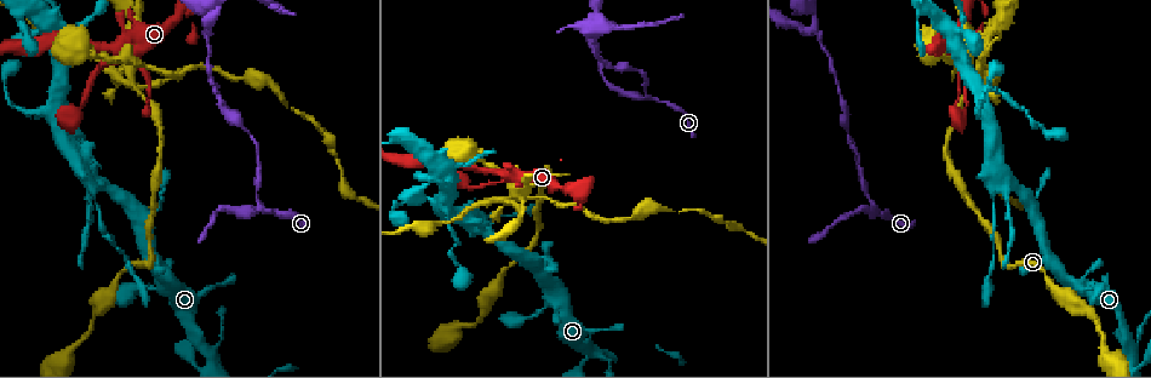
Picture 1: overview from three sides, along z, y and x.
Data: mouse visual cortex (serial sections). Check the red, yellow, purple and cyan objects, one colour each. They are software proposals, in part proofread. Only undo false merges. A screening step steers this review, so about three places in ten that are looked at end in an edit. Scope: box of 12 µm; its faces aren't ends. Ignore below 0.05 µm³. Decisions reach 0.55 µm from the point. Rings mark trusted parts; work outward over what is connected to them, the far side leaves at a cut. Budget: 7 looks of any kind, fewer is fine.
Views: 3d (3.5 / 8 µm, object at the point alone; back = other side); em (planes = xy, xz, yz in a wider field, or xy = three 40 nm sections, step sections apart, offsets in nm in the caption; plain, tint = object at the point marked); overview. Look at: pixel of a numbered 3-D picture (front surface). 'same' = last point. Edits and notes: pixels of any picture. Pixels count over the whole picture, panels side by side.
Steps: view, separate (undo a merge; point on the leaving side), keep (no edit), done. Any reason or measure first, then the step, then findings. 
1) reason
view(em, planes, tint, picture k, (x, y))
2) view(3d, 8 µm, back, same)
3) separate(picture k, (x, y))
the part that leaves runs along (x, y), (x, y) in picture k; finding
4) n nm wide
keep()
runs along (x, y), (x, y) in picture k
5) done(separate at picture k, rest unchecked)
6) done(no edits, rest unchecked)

calibre changes
view(3d, 8 µm, picture 1, (56, 88))

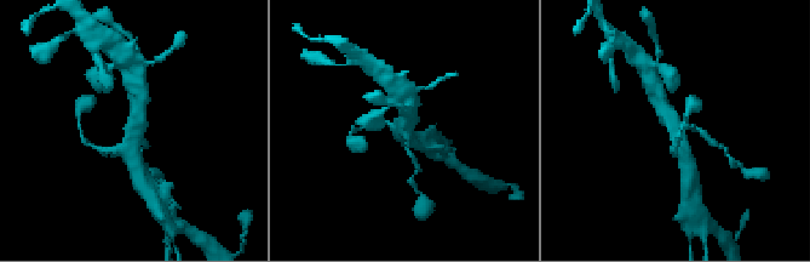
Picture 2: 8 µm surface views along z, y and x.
zoom in
view(3d, 3.5 µm, picture 2, (136, 124))

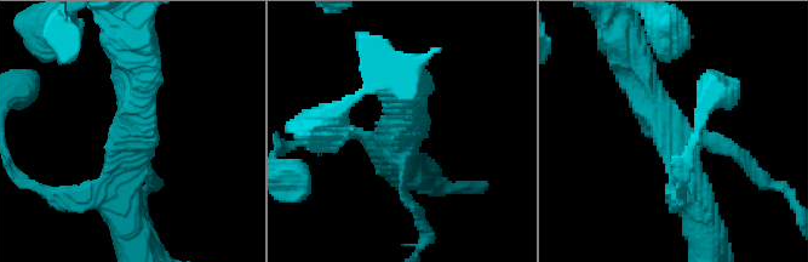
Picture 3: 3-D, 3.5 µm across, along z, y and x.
3 arms; arms of 200, 450, 450 nm
view(em, xy, step 1, tint, picture 3, (399, 156))

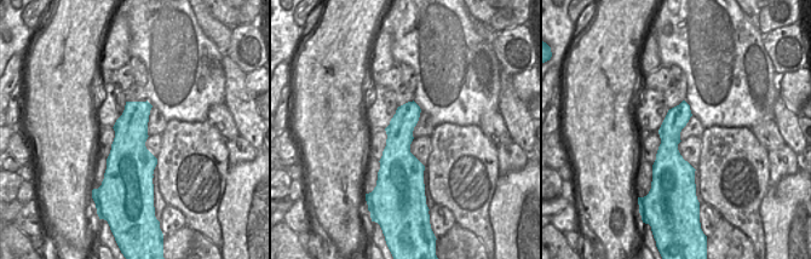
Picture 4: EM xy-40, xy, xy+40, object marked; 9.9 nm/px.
keep()
runs along (698, 210), (680, 154), (695, 138), (760, 172) in picture 3; one cell here

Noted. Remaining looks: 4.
thin arm on a thick one
view(3d, 3.5 µm, back, picture 1, (412, 144))

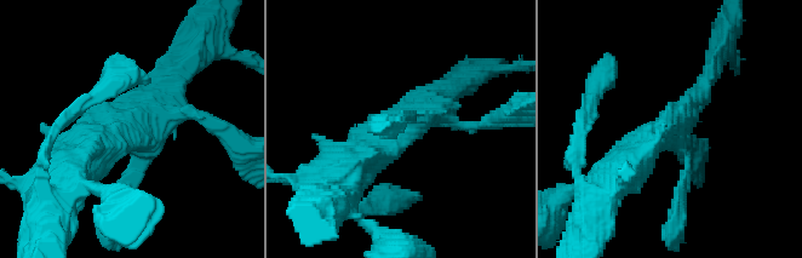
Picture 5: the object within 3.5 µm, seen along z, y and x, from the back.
4 arms; arms of 150, 300, 300, 500 nm
view(em, xy, step 1, tint, picture 5, (669, 137))

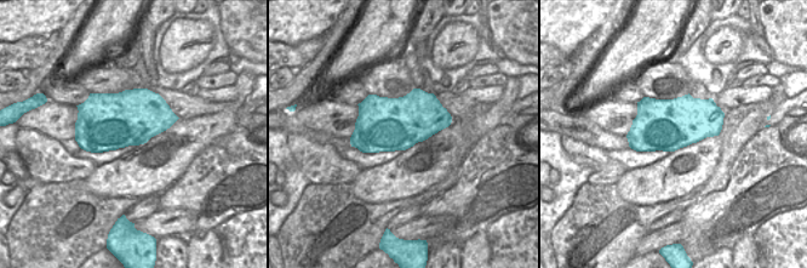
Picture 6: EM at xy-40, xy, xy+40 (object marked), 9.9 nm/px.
keep()
runs along (342, 175), (412, 125), (394, 121) in picture 5; continuous, no second cell

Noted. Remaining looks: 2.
sudden change in width
view(3d, 3.5 µm, picture 1, (263, 210))

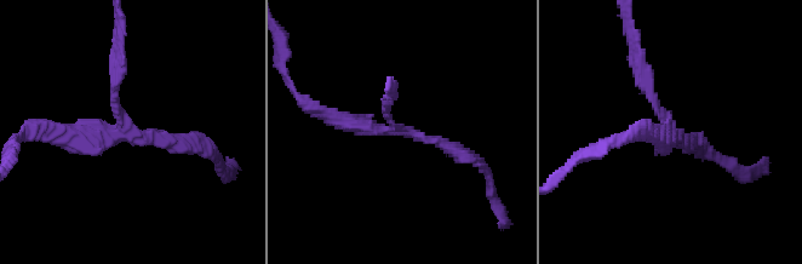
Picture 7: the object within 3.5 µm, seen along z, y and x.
shape alone is not enough
view(em, planes, tint, picture 7, (403, 129))

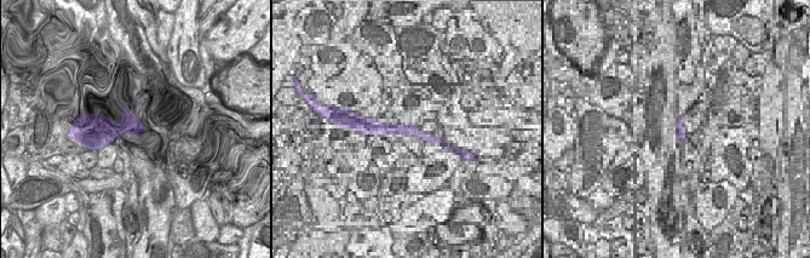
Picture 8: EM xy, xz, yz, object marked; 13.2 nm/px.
240 nm wide
separate(picture 7, (114, 92))
the part that leaves runs along (133, 132), (115, 109), (119, 32) in picture 7; two cells meet here

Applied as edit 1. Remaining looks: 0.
done(separate at picture 7, rest unchecked)

